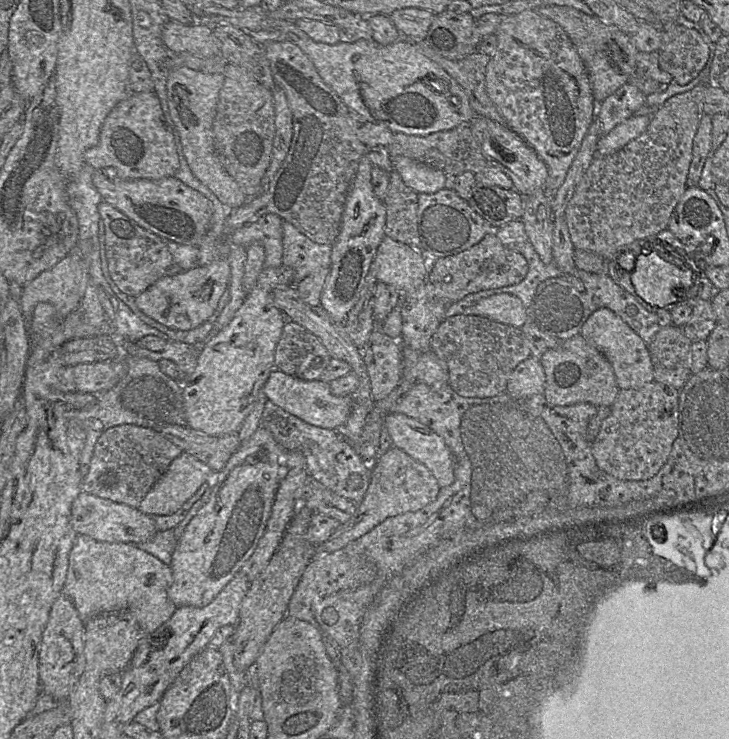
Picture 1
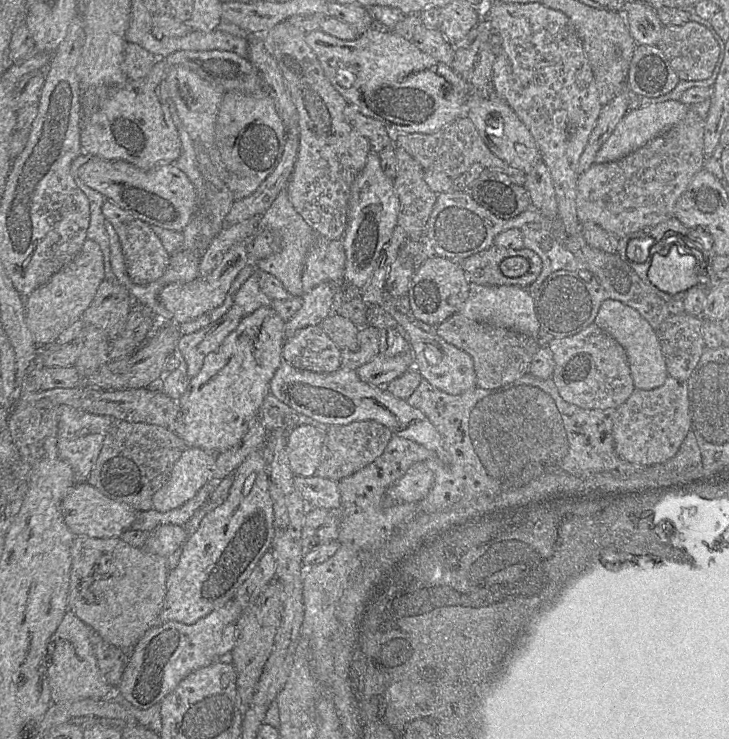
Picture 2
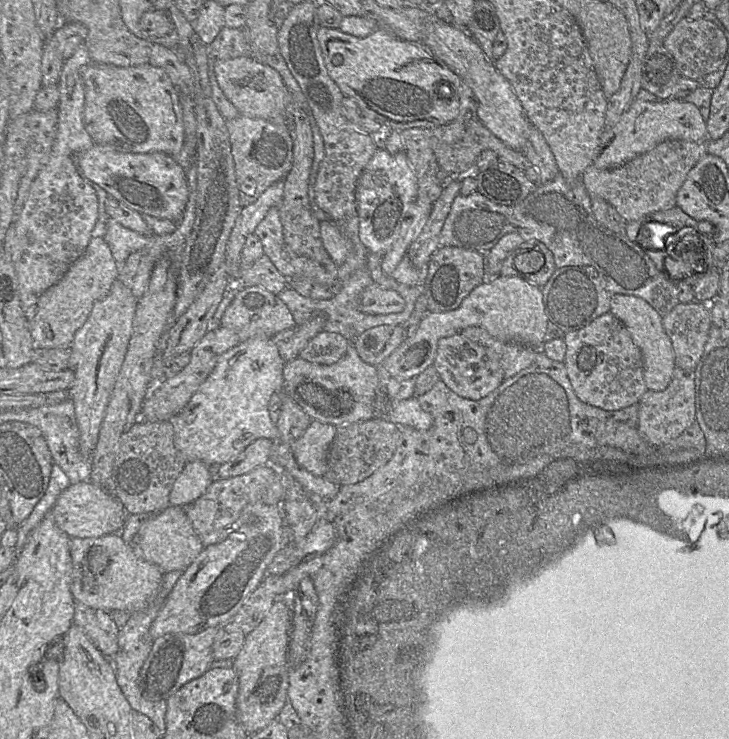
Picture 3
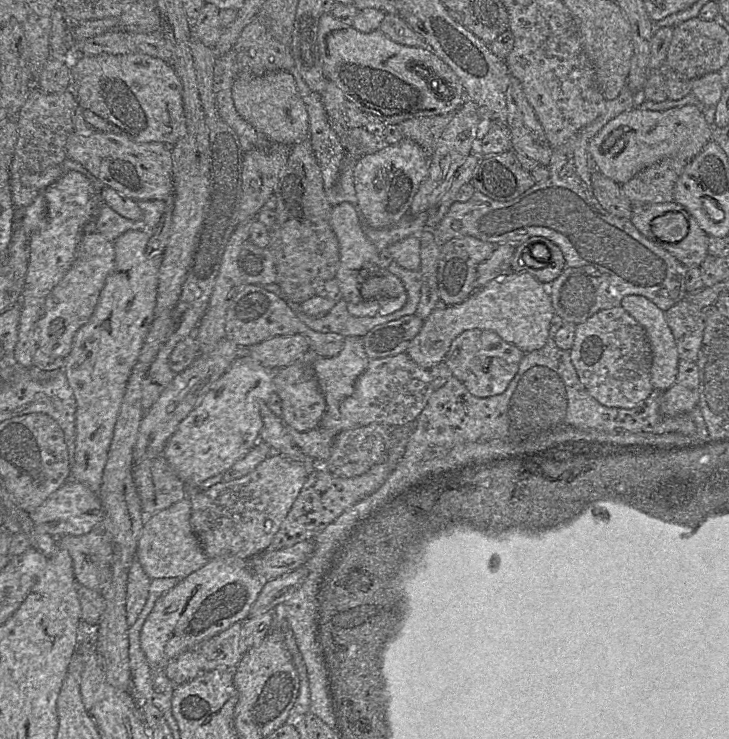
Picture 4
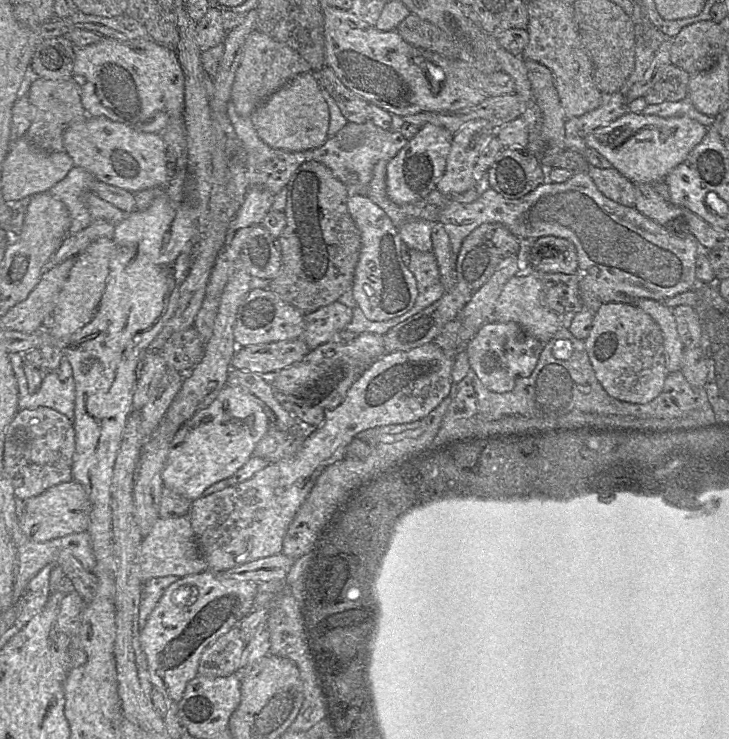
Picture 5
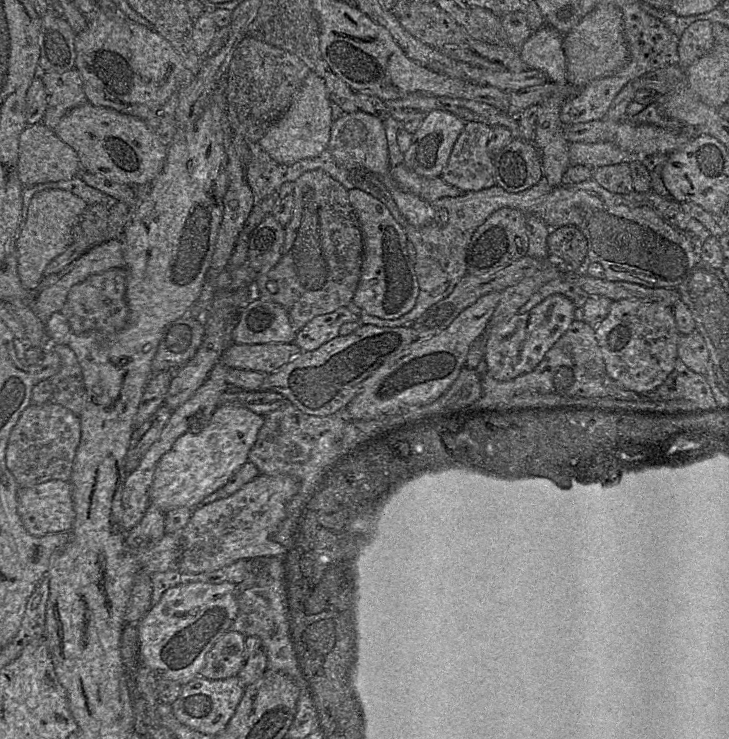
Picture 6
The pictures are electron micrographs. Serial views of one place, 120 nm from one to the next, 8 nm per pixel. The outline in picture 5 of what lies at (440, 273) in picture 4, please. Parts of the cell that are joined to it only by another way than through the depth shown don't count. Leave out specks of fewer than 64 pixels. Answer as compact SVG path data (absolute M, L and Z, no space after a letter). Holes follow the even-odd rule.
M484 223L474 229L463 240L455 258L457 288L466 288L470 293L478 290L509 257L516 257L520 250L520 239L500 223Z

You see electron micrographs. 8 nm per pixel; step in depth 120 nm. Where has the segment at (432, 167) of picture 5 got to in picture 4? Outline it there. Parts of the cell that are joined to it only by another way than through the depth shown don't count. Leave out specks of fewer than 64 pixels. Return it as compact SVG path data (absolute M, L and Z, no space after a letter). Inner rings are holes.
M404 139L373 154L362 155L354 166L358 211L366 227L383 229L398 223L409 211L412 200L426 179L430 156L414 141Z

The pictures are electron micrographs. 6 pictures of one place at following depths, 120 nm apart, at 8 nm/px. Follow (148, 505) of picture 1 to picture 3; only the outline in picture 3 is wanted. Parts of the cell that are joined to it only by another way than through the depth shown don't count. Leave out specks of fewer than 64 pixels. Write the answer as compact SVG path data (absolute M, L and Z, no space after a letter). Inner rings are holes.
M186 462L170 492L170 506L187 507L206 492L212 481L211 467L205 462Z

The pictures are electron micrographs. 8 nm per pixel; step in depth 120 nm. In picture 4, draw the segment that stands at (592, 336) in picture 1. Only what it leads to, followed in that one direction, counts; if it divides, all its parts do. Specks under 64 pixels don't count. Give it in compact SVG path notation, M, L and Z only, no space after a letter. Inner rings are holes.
M642 295L625 296L620 306L644 328L652 351L651 383L664 392L674 384L680 361L665 312Z

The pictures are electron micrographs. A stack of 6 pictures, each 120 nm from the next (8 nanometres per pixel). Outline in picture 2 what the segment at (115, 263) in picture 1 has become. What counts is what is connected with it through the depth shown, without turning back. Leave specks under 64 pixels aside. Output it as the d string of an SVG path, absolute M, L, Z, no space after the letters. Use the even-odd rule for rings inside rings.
M110 200L103 203L102 213L105 219L112 224L119 237L126 271L132 282L143 285L162 276L170 263L171 255L167 253L162 242L151 230L150 226Z

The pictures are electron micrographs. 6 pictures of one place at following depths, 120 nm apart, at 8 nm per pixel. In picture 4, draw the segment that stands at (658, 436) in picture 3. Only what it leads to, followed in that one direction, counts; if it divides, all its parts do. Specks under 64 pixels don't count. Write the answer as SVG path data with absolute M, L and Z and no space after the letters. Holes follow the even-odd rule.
M680 359L674 384L662 393L660 412L676 416L691 411L698 405L699 386L697 363Z

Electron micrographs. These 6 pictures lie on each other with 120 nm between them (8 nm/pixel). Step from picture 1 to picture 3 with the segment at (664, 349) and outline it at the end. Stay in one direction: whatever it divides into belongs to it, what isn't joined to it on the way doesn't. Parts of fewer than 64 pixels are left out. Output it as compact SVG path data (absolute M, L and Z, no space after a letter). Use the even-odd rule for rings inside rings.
M698 301L678 303L663 317L663 327L675 353L676 367L695 370L711 325L710 304Z

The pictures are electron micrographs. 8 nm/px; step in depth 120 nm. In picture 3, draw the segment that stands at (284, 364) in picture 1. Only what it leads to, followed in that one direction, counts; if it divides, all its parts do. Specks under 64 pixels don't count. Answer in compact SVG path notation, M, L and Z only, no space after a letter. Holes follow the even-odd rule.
M321 331L316 334L299 353L299 358L308 362L331 365L346 353L349 341L339 333Z

